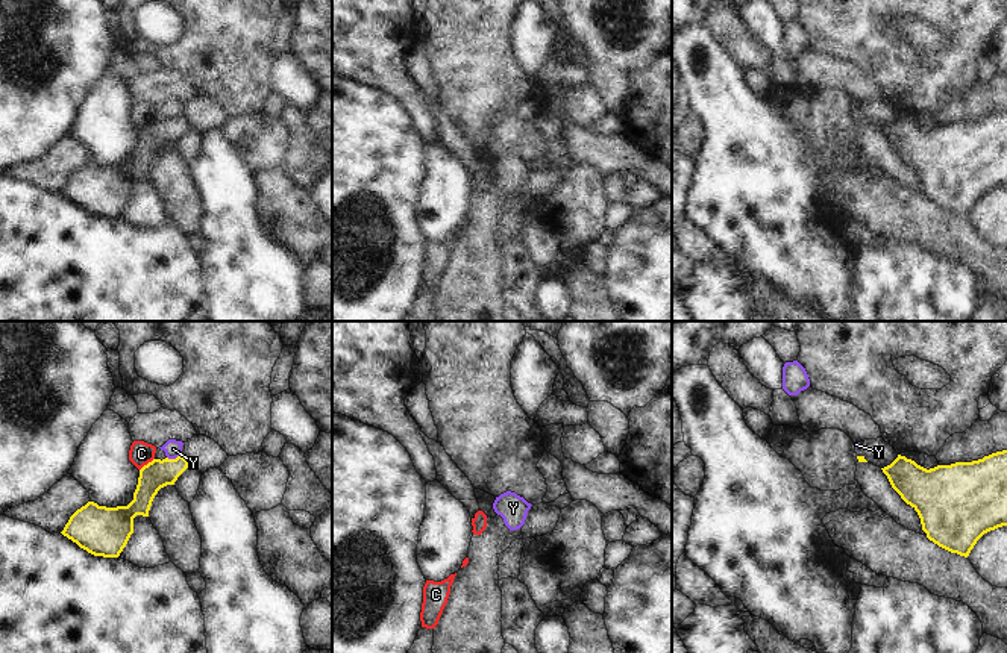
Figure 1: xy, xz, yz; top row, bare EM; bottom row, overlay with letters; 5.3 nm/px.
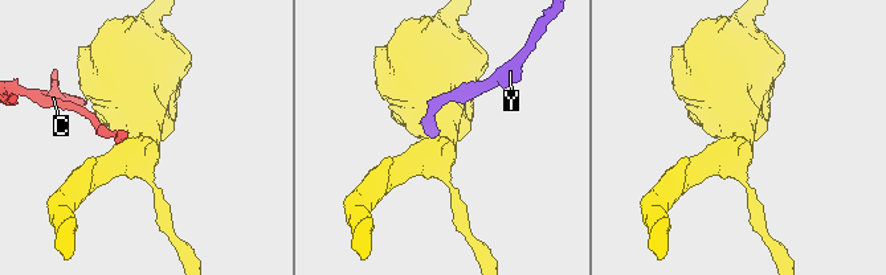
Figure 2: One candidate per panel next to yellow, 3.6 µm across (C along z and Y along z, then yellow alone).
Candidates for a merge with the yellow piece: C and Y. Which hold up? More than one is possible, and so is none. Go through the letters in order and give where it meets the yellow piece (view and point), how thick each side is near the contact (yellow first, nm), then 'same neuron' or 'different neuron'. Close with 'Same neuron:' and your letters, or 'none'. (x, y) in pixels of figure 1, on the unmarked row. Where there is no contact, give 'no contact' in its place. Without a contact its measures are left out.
C: contact xy (147, 124); calibres 150 and 120 nm; different neuron
Y: contact xy (173, 120); calibres 150 and 90 nm; different neuron
Same neuron: none

